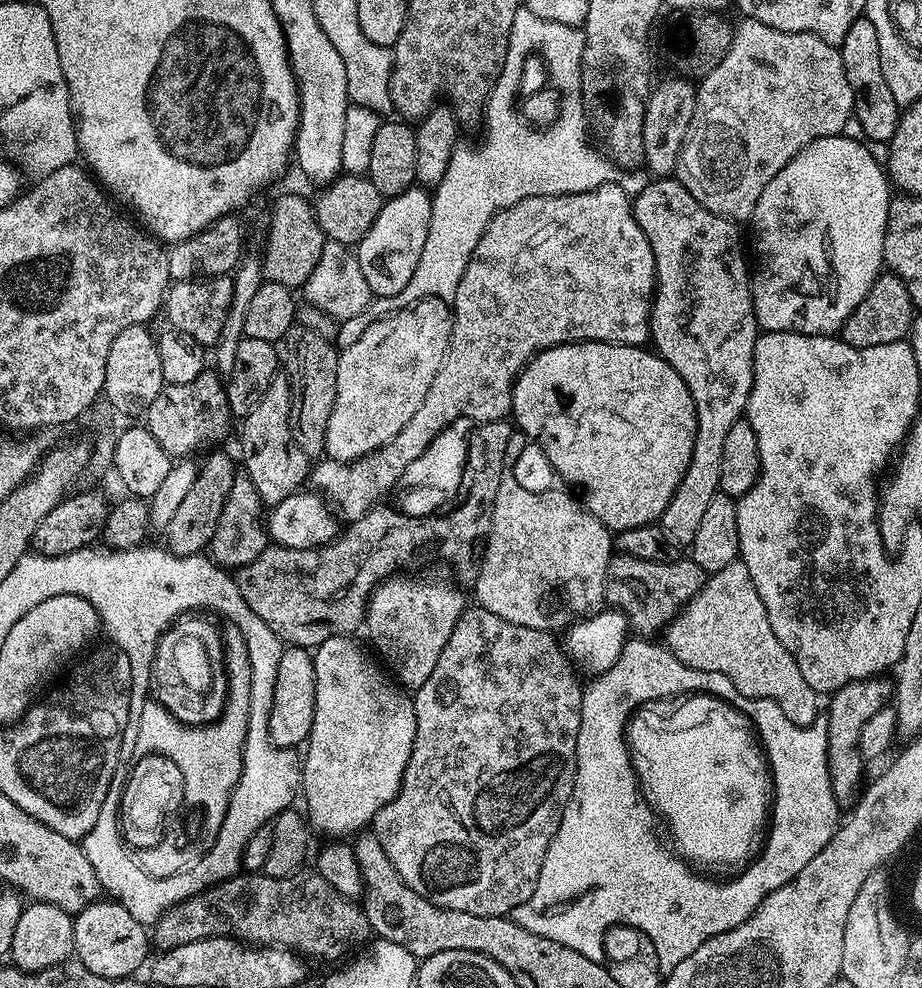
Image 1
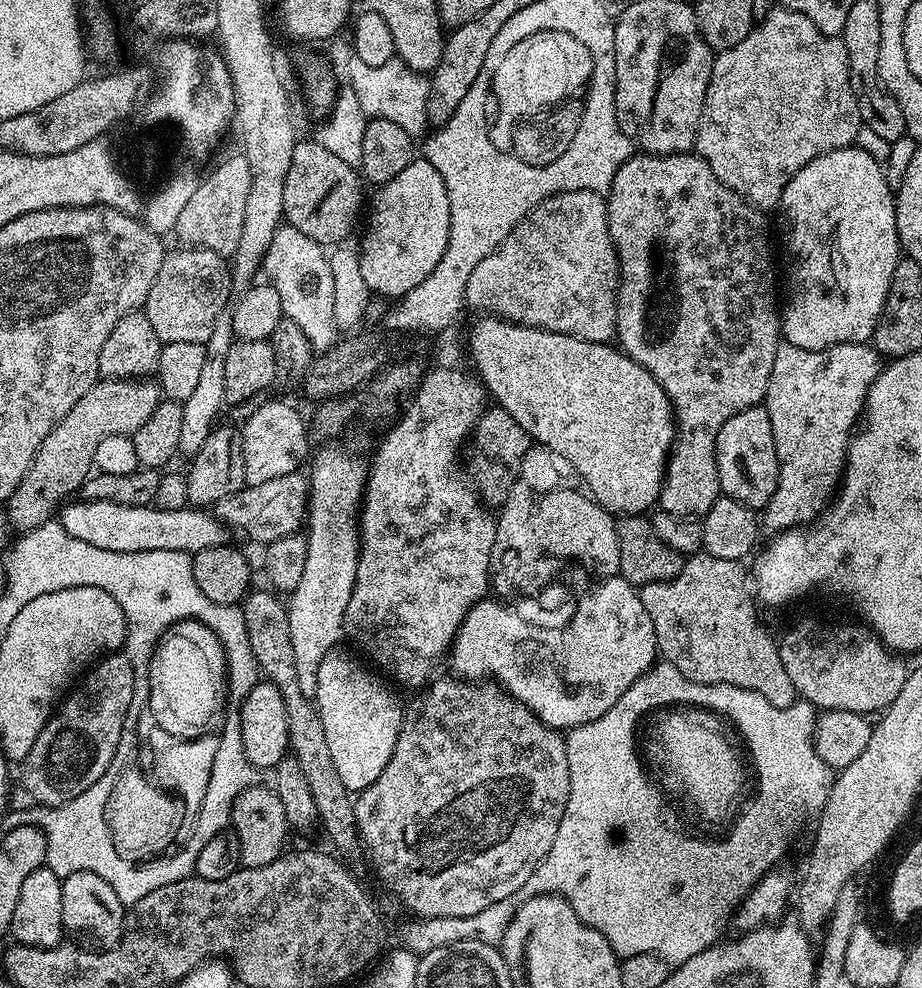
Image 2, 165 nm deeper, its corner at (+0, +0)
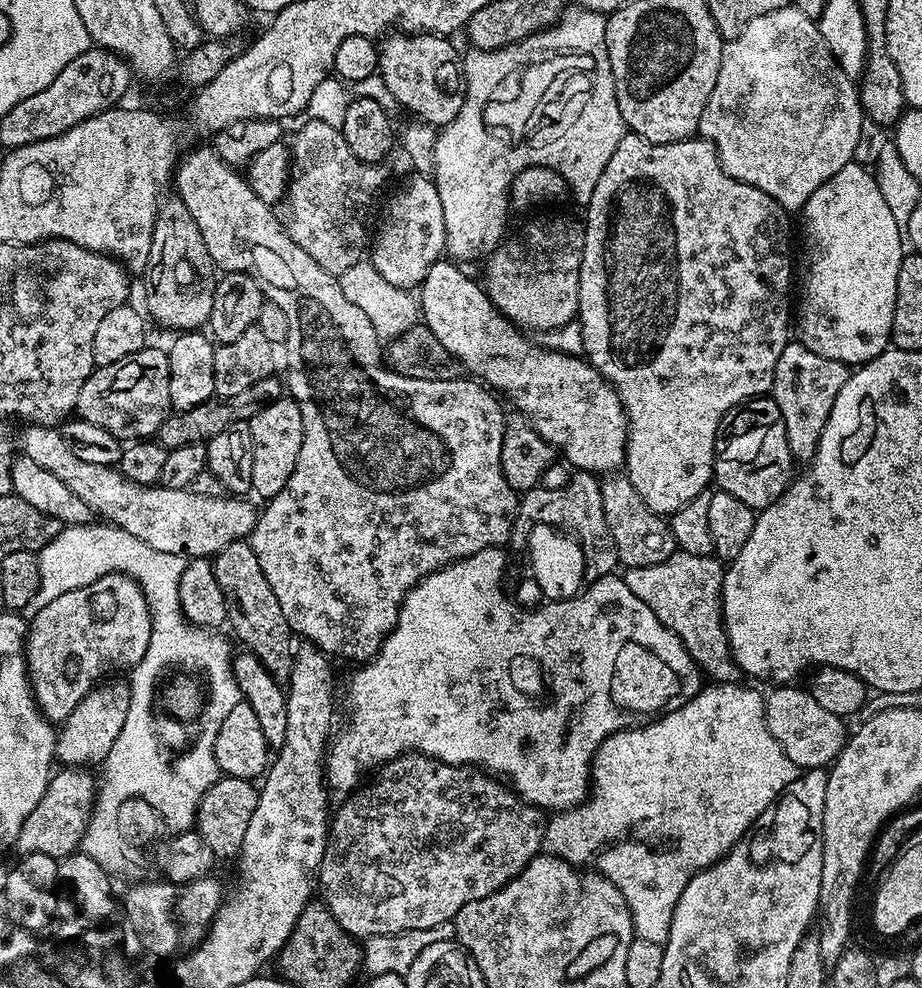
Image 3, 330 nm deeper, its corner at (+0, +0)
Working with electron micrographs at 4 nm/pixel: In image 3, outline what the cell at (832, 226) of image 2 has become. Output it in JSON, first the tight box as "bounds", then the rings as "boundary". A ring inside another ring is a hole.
{"bounds":[795,162,906,366],"boundary":[[[853,162],[842,166],[834,178],[822,182],[822,186],[810,194],[802,209],[803,216],[804,285],[798,288],[795,335],[797,332],[800,335],[797,336],[799,343],[814,350],[814,354],[822,354],[822,358],[837,360],[849,366],[867,364],[875,356],[881,356],[892,339],[898,270],[906,255],[906,244],[894,220],[893,211],[886,206],[875,175],[865,165]]]}

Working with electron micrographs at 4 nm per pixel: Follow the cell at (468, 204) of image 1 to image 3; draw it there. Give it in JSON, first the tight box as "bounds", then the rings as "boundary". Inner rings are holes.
{"bounds":[434,11,626,261],"boundary":[[[569,11],[551,28],[543,28],[524,40],[516,40],[504,48],[472,50],[469,51],[469,56],[467,53],[463,57],[466,98],[462,102],[462,110],[458,110],[458,118],[454,118],[454,122],[443,125],[437,131],[434,146],[434,179],[438,186],[438,198],[442,198],[442,218],[446,218],[444,247],[453,261],[476,260],[479,256],[487,258],[505,239],[504,227],[508,224],[512,183],[520,173],[520,164],[512,164],[512,158],[508,158],[508,140],[514,130],[518,130],[518,126],[530,122],[544,122],[570,128],[570,140],[554,144],[554,148],[560,150],[560,162],[554,158],[550,160],[552,150],[546,152],[544,148],[538,152],[538,168],[554,169],[570,189],[570,196],[572,192],[573,198],[580,206],[586,206],[590,202],[594,186],[598,186],[598,178],[602,178],[602,170],[606,170],[606,162],[614,158],[618,142],[622,142],[626,135],[624,119],[618,110],[614,74],[610,70],[606,42],[607,19],[598,12],[575,11]]]}

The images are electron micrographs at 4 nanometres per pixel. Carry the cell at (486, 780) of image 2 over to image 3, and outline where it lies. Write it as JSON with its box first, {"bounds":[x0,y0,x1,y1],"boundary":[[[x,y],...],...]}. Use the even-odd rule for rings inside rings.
{"bounds":[318,752,546,938],"boundary":[[[405,752],[389,764],[383,765],[372,778],[372,784],[361,783],[337,812],[335,809],[328,830],[328,845],[318,869],[318,888],[325,892],[322,903],[330,910],[330,914],[334,914],[338,926],[342,926],[342,930],[354,937],[369,938],[376,935],[394,935],[400,931],[426,930],[428,927],[438,926],[439,923],[455,921],[462,906],[478,898],[486,898],[506,886],[541,851],[546,827],[545,813],[533,804],[521,800],[507,783],[475,766],[447,764],[423,756],[421,752]]]}

